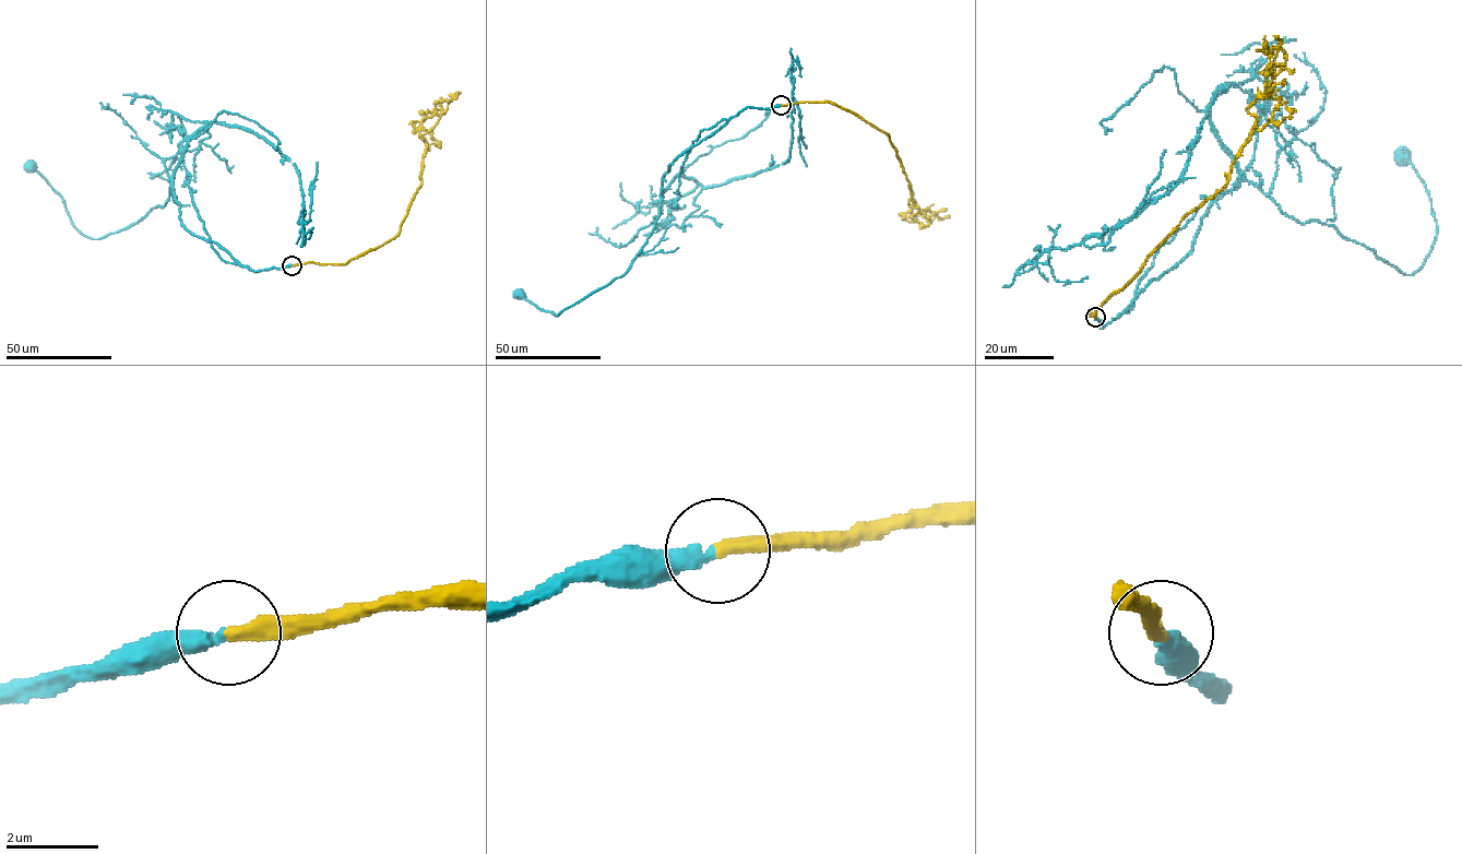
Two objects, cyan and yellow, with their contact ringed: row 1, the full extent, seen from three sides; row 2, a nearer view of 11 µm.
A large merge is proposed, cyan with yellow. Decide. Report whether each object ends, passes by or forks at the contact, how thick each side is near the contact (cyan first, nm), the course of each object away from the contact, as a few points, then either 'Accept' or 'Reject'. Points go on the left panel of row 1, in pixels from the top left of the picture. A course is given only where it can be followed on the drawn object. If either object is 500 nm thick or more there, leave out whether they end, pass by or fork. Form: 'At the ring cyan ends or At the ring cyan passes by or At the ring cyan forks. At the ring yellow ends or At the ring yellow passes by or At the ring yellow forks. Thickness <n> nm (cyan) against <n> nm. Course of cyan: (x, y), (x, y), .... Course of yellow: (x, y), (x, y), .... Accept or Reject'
At the ring cyan ends. At the ring yellow ends. Thickness 360 nm (cyan) against 360 nm. Course of cyan: (292, 264), (254, 271), (192, 235), (179, 217), (171, 180), (163, 208), (91, 238), (30, 166). Course of yellow: (292, 264), (345, 263), (394, 238), (420, 184), (426, 145), (419, 133), (422, 121), (456, 92). Accept

